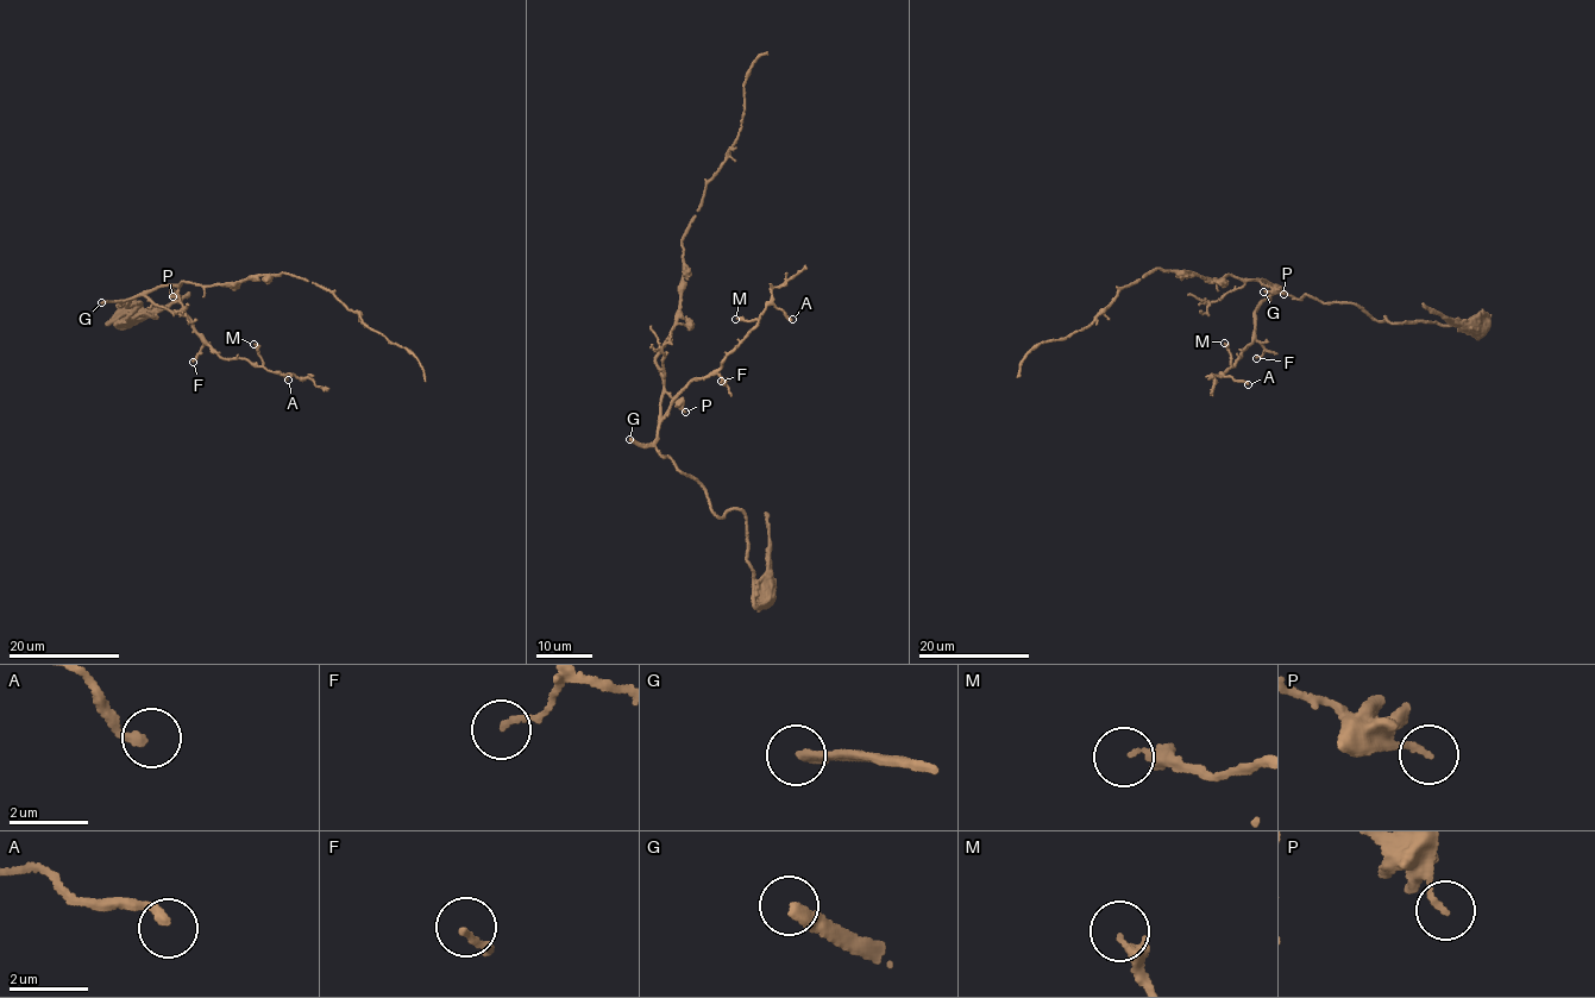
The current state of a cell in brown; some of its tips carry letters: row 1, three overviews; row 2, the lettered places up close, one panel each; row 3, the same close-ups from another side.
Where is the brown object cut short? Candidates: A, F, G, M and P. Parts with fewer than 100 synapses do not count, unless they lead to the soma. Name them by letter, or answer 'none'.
G

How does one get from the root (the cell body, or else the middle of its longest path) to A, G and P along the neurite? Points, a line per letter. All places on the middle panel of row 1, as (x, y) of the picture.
A: (766, 594), (746, 516), (711, 512), (657, 433), (765, 307), (792, 319)
G: (766, 594), (770, 588), (755, 578), (746, 559), (740, 509), (718, 516), (695, 478), (653, 446), (629, 439)
P: (766, 594), (746, 559), (746, 516), (734, 508), (718, 516), (695, 478), (657, 450), (663, 395), (685, 412)

